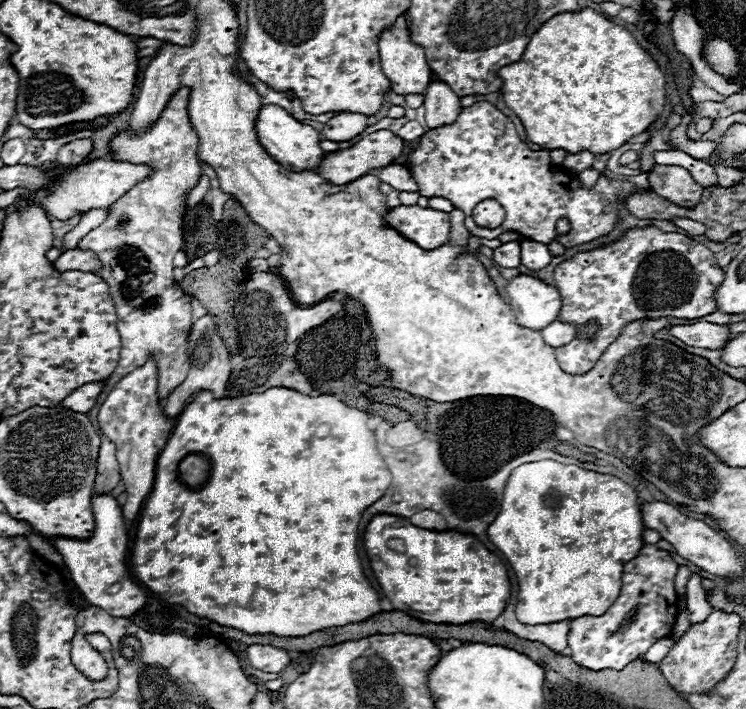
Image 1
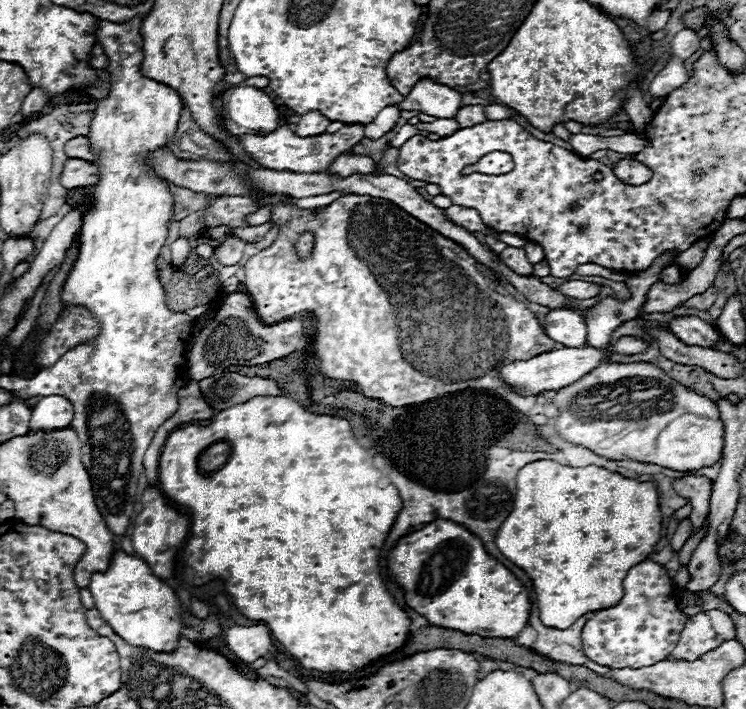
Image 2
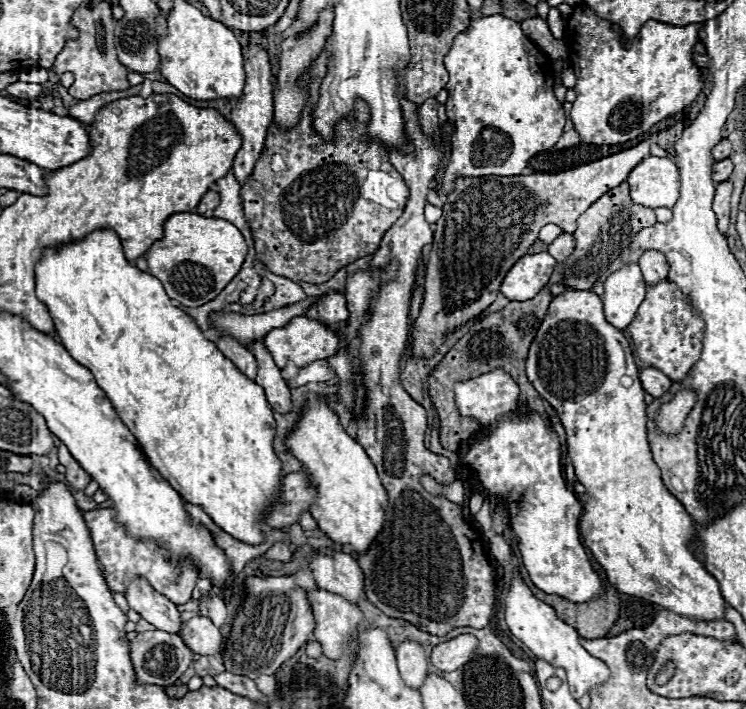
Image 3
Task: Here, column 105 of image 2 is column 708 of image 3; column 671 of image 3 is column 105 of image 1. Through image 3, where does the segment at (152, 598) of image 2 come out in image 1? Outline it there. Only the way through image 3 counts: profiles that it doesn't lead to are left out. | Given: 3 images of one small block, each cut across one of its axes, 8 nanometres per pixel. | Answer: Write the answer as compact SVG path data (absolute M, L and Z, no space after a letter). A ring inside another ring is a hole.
M92 494L92 510L94 510L94 530L90 538L50 538L42 536L50 542L62 556L72 580L86 596L92 606L106 610L110 616L130 618L136 614L144 604L146 596L144 590L134 582L128 566L126 566L126 552L128 552L128 532L124 526L122 508L116 498Z

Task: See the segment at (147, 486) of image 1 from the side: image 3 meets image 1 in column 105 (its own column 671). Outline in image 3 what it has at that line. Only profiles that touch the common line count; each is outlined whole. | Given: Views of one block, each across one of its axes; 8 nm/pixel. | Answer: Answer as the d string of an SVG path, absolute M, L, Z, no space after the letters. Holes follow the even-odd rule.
M680 390L670 402L662 404L662 408L656 414L656 424L666 434L676 434L690 412L690 408L696 404L696 394L692 390Z

